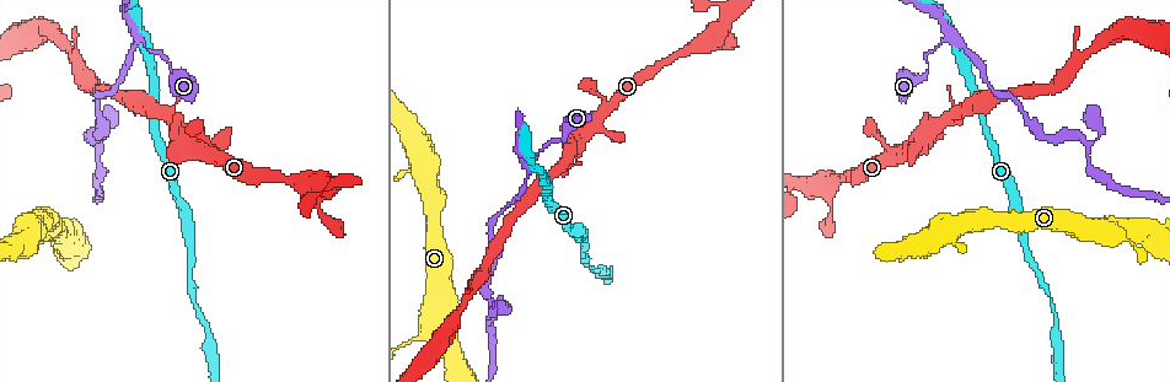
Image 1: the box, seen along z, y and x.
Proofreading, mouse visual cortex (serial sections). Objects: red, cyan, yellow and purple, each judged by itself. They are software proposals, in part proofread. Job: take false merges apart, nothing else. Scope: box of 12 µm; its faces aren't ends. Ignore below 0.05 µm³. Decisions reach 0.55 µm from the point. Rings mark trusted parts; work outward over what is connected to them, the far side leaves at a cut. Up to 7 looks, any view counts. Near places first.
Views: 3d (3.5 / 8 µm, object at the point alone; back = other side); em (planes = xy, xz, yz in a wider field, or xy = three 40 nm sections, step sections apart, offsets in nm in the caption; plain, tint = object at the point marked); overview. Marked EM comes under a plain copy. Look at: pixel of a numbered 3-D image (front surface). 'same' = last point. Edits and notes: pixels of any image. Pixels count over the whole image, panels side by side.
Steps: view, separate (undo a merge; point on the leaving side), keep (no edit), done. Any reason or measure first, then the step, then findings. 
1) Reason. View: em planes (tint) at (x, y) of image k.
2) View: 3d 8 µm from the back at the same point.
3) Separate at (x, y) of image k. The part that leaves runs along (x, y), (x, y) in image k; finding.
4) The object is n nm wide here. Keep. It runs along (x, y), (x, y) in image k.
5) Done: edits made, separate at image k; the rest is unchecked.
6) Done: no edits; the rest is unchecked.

Arms part here. View: 3d 8 µm at (948, 35) of image 1.

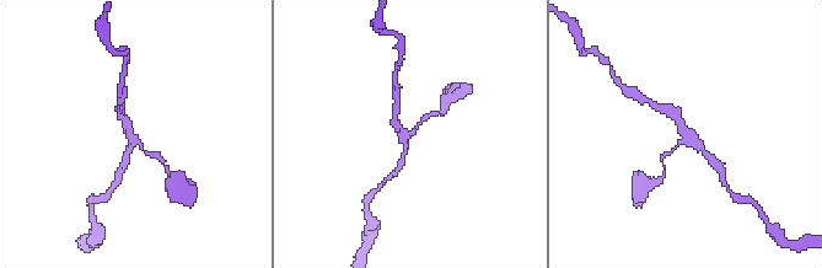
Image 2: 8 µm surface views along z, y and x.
Zoom in. View: 3d 3.5 µm at (687, 140) of image 2.

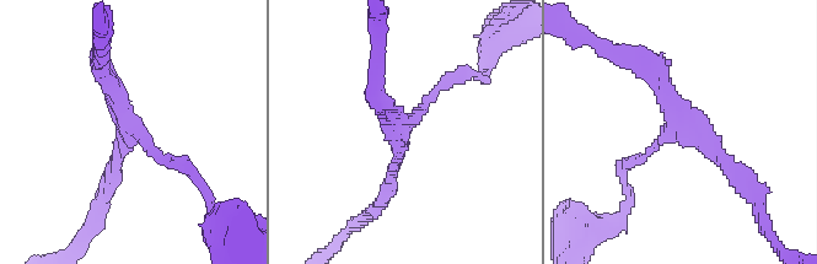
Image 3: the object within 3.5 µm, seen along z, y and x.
3 arms meet here; the arms are 150, 200, 250 nm wide. View: em xy step 2 (tint) at (403, 125) of image 3.

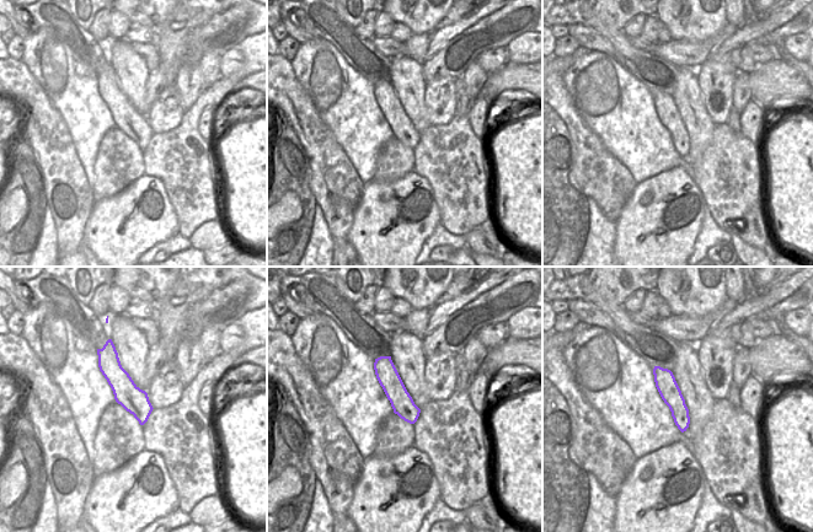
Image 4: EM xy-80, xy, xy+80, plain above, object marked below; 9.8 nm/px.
The object is 220 nm wide here. Keep. It runs along (452, 76), (399, 130), (388, 187) in image 3; continuous, no second cell.

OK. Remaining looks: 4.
Calibre changes. View: 3d 8 µm at (883, 143) of image 1.

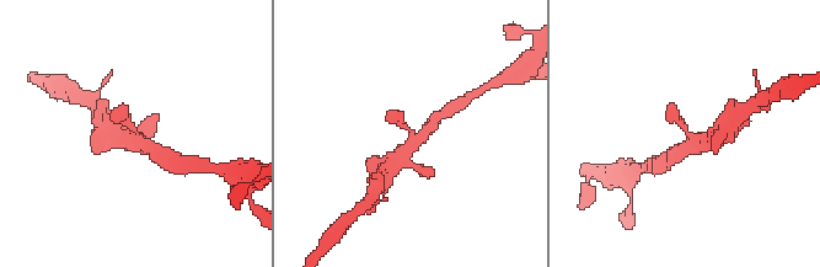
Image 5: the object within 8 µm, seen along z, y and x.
The arms are 300, 350 nm wide. View: em xy step 2 (tint) at (685, 129) of image 5.

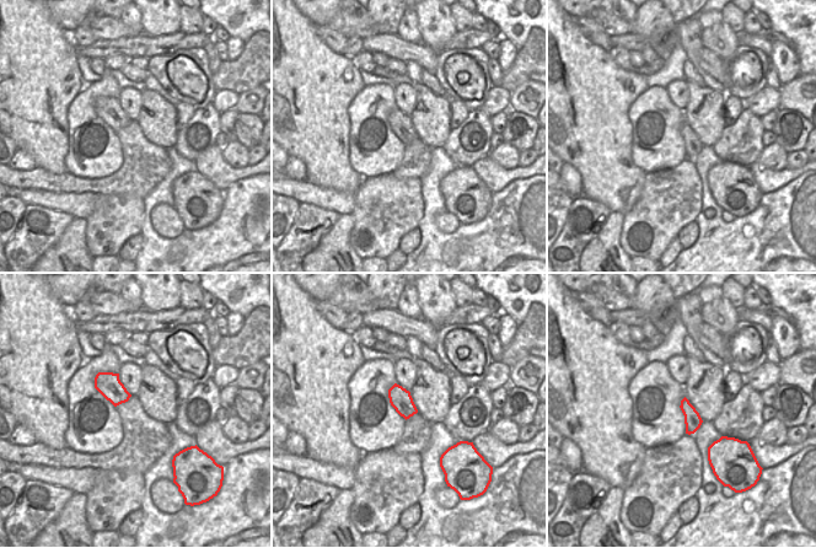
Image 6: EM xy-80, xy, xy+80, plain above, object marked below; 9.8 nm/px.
Keep. It runs along (153, 150), (122, 117), (124, 105) in image 5; one cell here.

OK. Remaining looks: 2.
Arms part here. View: 3d 3.5 µm at (1086, 143) of image 1.

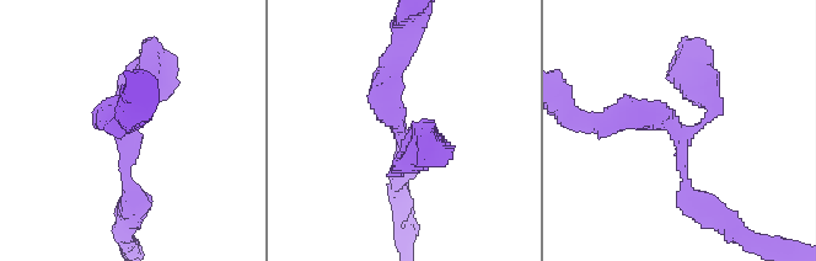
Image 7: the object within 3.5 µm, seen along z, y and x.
3 arms meet here; the arms are 200, 200, 350 nm wide. View: em xy step 3 (tint) at (126, 137) of image 7.

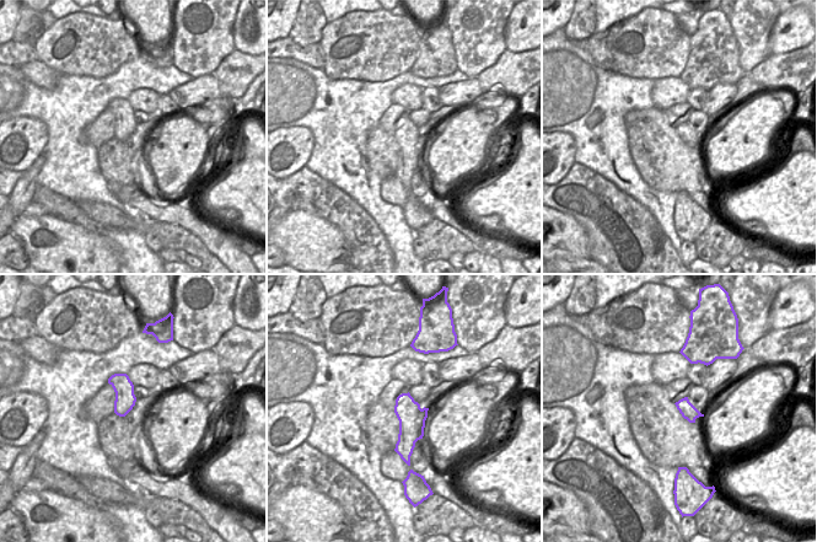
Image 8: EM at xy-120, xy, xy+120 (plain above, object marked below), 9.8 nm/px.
The object is 280 nm wide here. Keep. It runs along (615, 121), (665, 117), (703, 212) in image 7; continuous, no second cell.

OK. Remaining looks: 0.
Done: no edits; the rest is unchecked.

